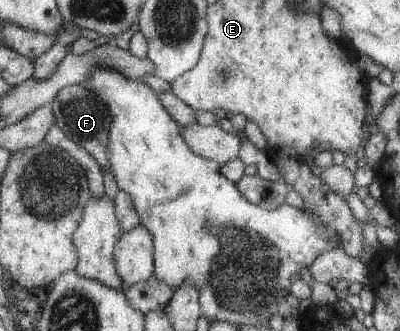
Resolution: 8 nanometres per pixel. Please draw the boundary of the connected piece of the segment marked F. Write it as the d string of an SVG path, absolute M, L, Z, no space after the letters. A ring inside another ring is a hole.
M83 84L65 86L57 92L51 104L56 124L63 130L65 136L87 150L100 164L102 170L111 171L109 156L107 156L107 142L109 142L109 130L113 126L113 118L107 104L99 98L99 94L85 88Z

